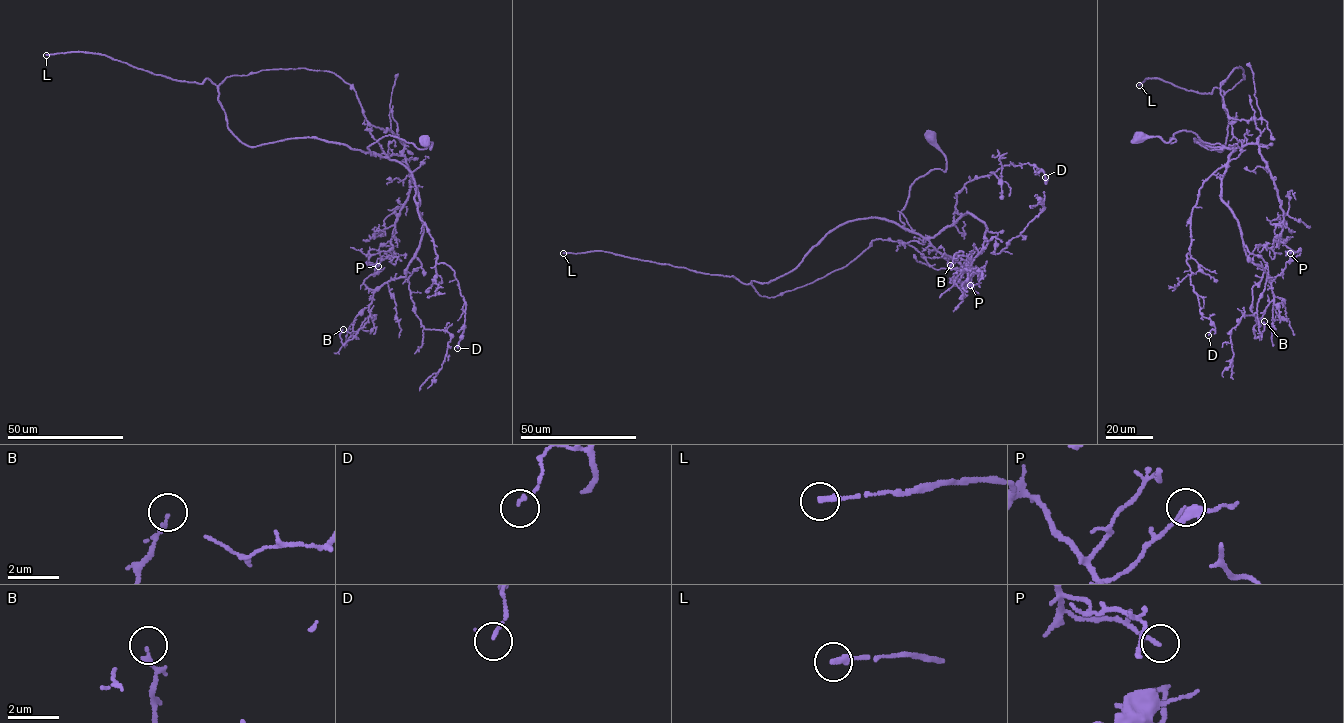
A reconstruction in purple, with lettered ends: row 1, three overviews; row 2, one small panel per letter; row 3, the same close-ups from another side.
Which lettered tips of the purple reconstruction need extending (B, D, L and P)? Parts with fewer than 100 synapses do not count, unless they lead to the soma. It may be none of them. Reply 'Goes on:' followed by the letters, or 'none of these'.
Goes on: L

